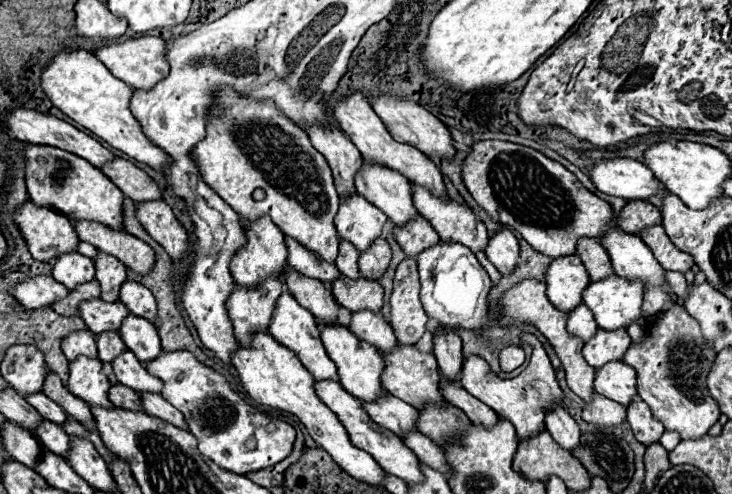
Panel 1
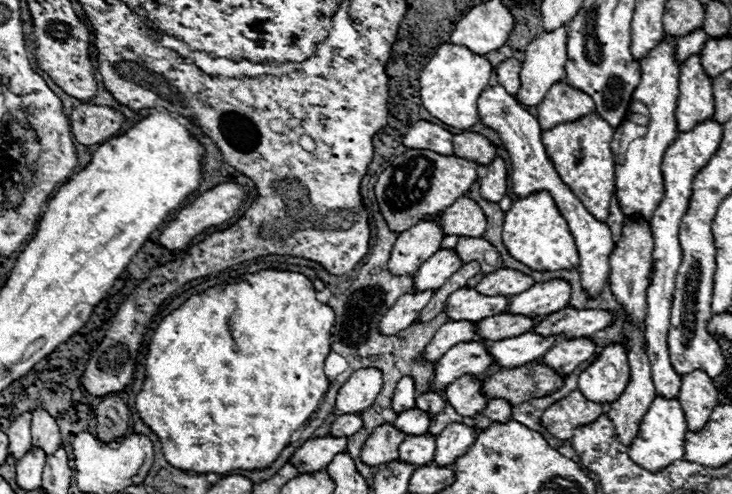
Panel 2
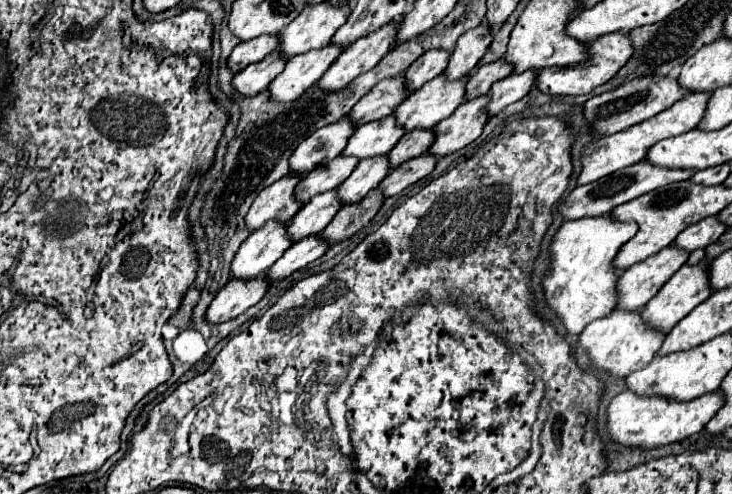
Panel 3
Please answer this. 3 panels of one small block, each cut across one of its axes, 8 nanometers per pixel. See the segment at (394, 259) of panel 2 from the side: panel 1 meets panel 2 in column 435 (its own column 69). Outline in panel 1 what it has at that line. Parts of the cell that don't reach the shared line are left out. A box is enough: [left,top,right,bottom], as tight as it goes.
[14,202,80,262]

